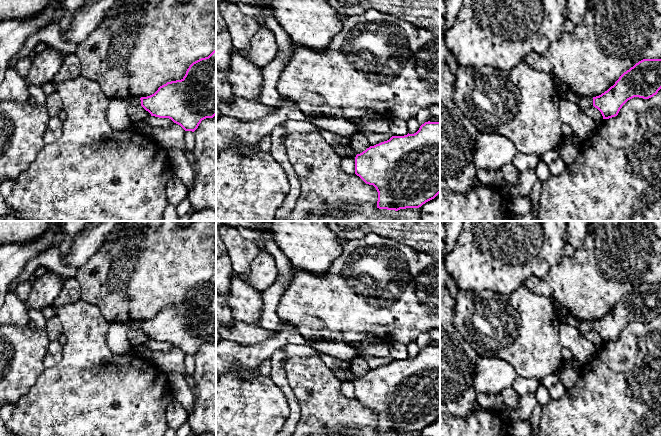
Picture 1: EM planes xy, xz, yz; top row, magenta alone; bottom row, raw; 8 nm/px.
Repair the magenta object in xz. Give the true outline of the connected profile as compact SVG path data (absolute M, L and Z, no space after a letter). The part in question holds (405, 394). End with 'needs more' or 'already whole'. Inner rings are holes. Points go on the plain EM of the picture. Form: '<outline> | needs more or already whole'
M425 346L414 358L404 360L392 360L389 364L370 370L365 375L357 378L355 381L355 398L359 400L366 408L373 409L378 416L377 432L395 434L406 432L419 432L426 426L434 423L440 417L440 346Z | already whole

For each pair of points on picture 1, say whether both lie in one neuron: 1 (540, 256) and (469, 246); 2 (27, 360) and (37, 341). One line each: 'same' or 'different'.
1: same
2: same

